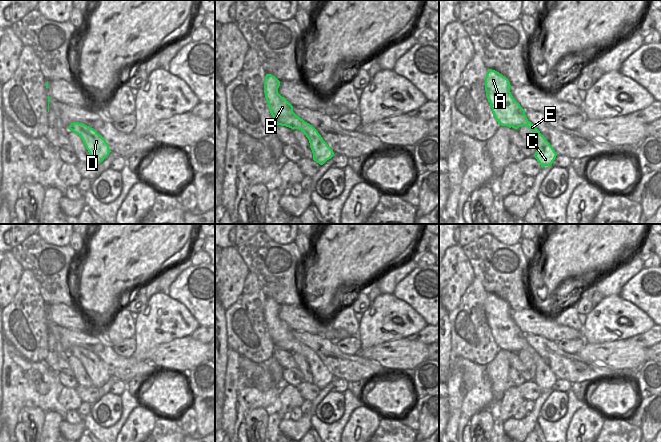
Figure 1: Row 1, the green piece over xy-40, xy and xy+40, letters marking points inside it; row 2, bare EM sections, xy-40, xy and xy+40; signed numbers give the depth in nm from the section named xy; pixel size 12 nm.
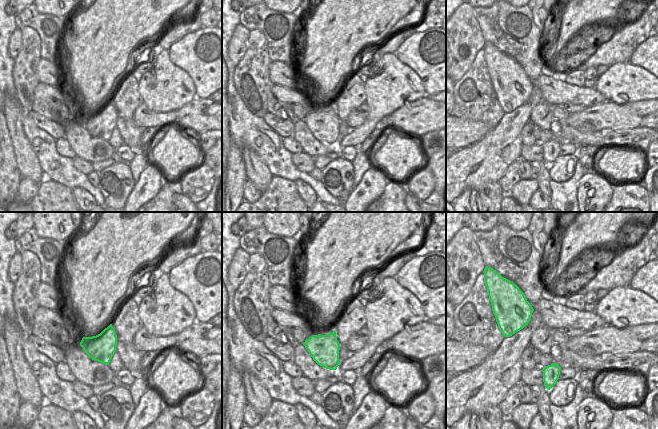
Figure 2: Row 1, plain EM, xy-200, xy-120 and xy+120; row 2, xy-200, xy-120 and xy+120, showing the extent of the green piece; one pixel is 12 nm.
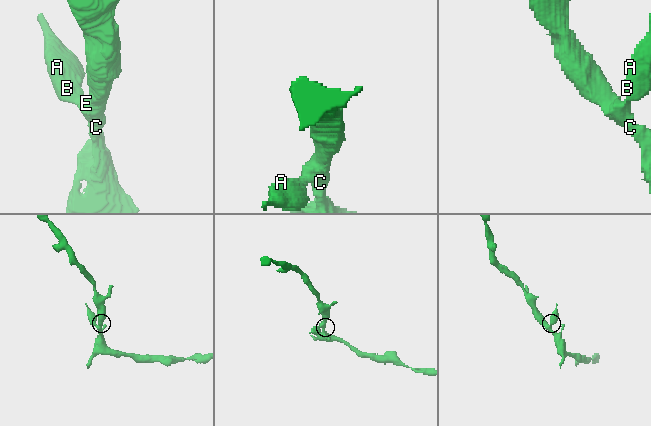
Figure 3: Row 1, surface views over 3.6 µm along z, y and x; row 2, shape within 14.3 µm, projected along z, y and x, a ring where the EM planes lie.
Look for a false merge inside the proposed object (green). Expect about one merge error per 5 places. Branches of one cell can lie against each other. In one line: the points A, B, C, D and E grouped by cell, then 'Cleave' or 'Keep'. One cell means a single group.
Groups: A B C D E. Keep.

